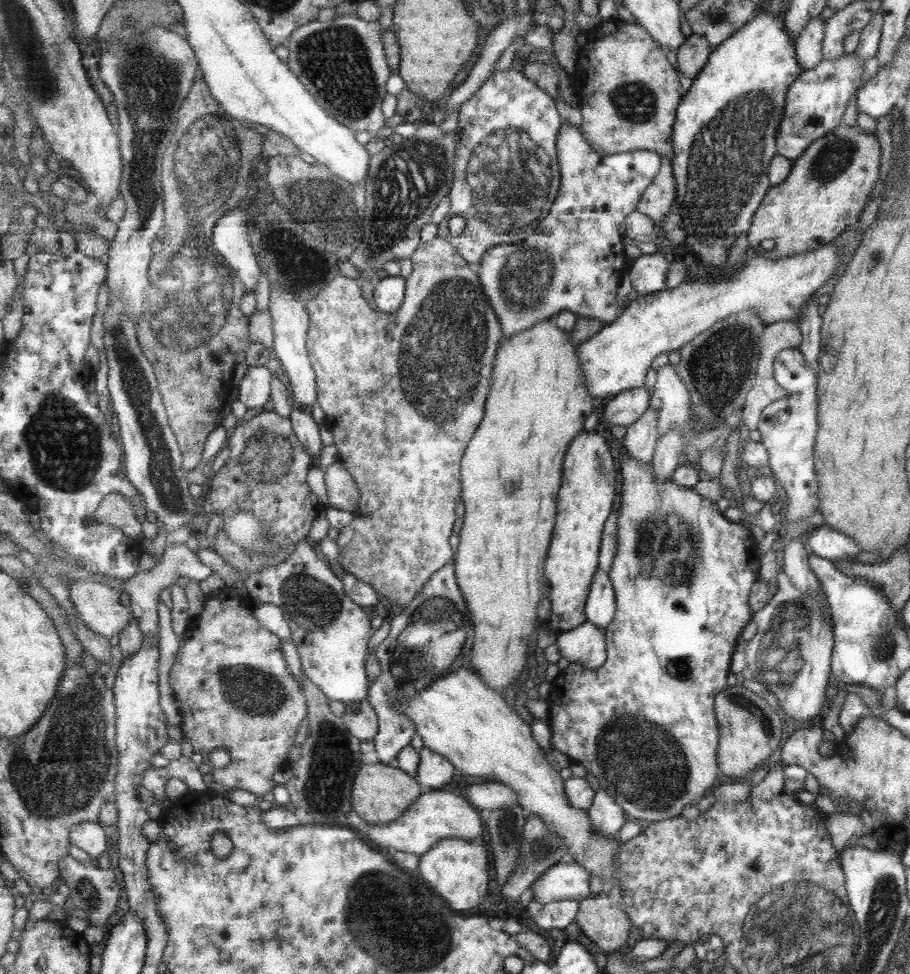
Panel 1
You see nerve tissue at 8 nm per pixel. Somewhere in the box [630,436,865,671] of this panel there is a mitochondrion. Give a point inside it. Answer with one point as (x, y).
(660, 548)

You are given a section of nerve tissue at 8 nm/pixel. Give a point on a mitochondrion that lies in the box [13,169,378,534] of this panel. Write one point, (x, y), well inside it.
(65, 449)

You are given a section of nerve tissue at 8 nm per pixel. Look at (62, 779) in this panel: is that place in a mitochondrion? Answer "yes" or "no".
yes

